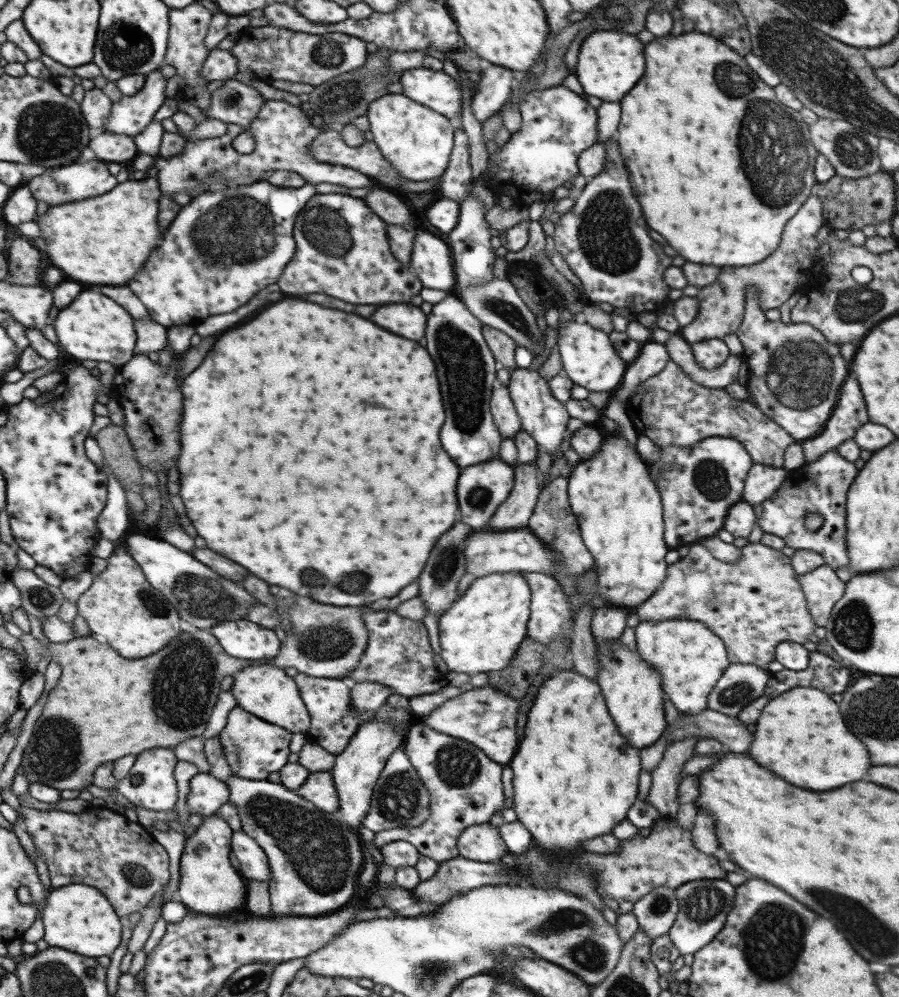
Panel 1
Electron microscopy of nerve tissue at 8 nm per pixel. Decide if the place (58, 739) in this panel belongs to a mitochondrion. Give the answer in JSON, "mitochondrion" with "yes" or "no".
{"mitochondrion":"yes"}

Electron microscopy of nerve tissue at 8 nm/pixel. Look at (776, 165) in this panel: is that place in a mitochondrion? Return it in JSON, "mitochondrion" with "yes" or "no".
{"mitochondrion":"yes"}

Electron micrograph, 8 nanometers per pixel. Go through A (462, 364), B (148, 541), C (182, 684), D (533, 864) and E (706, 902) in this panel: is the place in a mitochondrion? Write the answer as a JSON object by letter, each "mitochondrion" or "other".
{"A":"mitochondrion","B":"other","C":"mitochondrion","D":"mitochondrion","E":"mitochondrion"}

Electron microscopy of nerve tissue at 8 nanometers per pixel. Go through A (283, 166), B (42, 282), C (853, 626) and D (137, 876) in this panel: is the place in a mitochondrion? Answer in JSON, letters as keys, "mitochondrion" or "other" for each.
{"A":"other","B":"other","C":"mitochondrion","D":"mitochondrion"}

